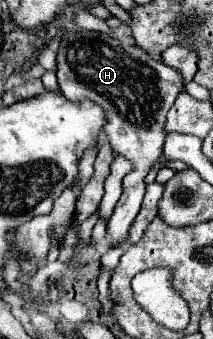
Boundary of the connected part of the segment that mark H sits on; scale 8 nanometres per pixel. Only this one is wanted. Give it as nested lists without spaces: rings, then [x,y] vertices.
[[[89,31],[67,35],[67,41],[63,41],[59,47],[57,67],[61,93],[69,101],[79,103],[89,99],[103,107],[107,113],[107,123],[103,129],[107,141],[115,153],[133,163],[133,169],[123,177],[123,193],[107,225],[111,245],[123,245],[127,241],[129,225],[141,209],[145,195],[143,179],[163,153],[167,111],[183,89],[183,75],[177,69],[153,59],[129,39],[117,39],[103,33],[93,33],[91,39]]]

